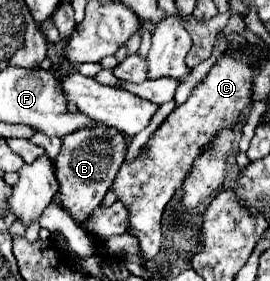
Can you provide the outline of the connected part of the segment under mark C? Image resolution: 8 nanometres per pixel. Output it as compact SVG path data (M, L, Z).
M246 45L240 51L226 51L226 57L214 65L208 77L194 87L188 101L176 107L162 123L154 139L148 141L146 159L136 157L134 163L124 161L118 177L114 179L112 189L118 193L118 199L130 209L130 233L138 237L144 261L152 259L160 251L160 219L166 203L172 199L174 191L182 185L194 157L210 143L220 127L232 127L238 115L248 107L252 97L252 67L248 55L252 45Z

